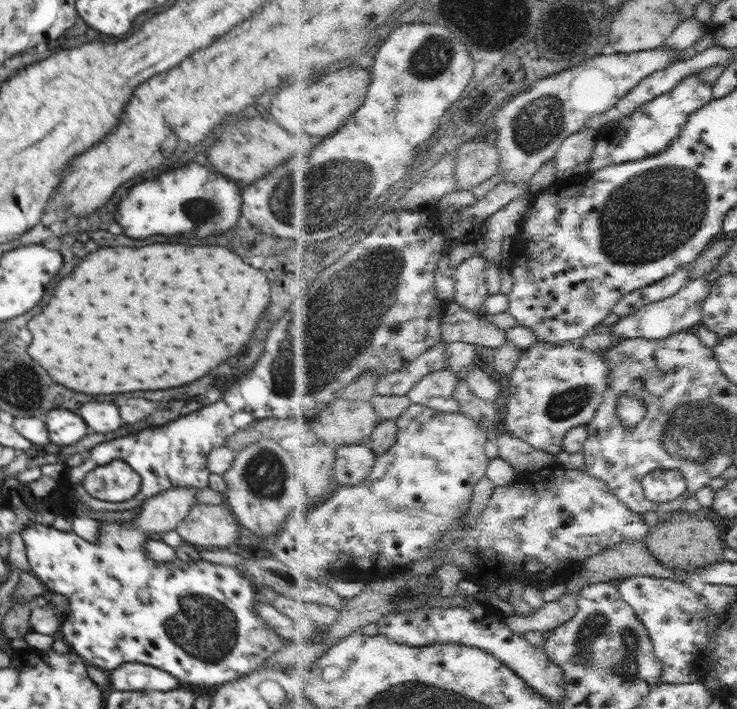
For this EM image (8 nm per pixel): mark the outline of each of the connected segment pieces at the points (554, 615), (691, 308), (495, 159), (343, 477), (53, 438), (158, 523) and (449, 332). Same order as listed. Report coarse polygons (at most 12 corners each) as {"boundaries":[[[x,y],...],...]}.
{"boundaries":[[[564,593],[531,616],[507,618],[518,633],[551,633],[579,612],[578,596]],[[692,279],[676,296],[616,323],[619,340],[668,338],[703,322],[712,292]],[[462,144],[460,190],[473,191],[501,171],[497,145]],[[341,445],[338,485],[360,485],[378,454],[365,445]],[[52,410],[44,422],[50,442],[76,444],[90,432],[68,410]],[[172,487],[144,501],[134,518],[146,535],[177,530],[197,489]],[[458,301],[448,303],[442,330],[447,343],[497,349],[506,330]]]}

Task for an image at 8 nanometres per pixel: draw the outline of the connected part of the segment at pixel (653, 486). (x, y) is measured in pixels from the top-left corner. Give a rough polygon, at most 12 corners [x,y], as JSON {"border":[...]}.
{"border":[[656,468],[644,482],[652,502],[670,502],[688,490],[680,469]]}

